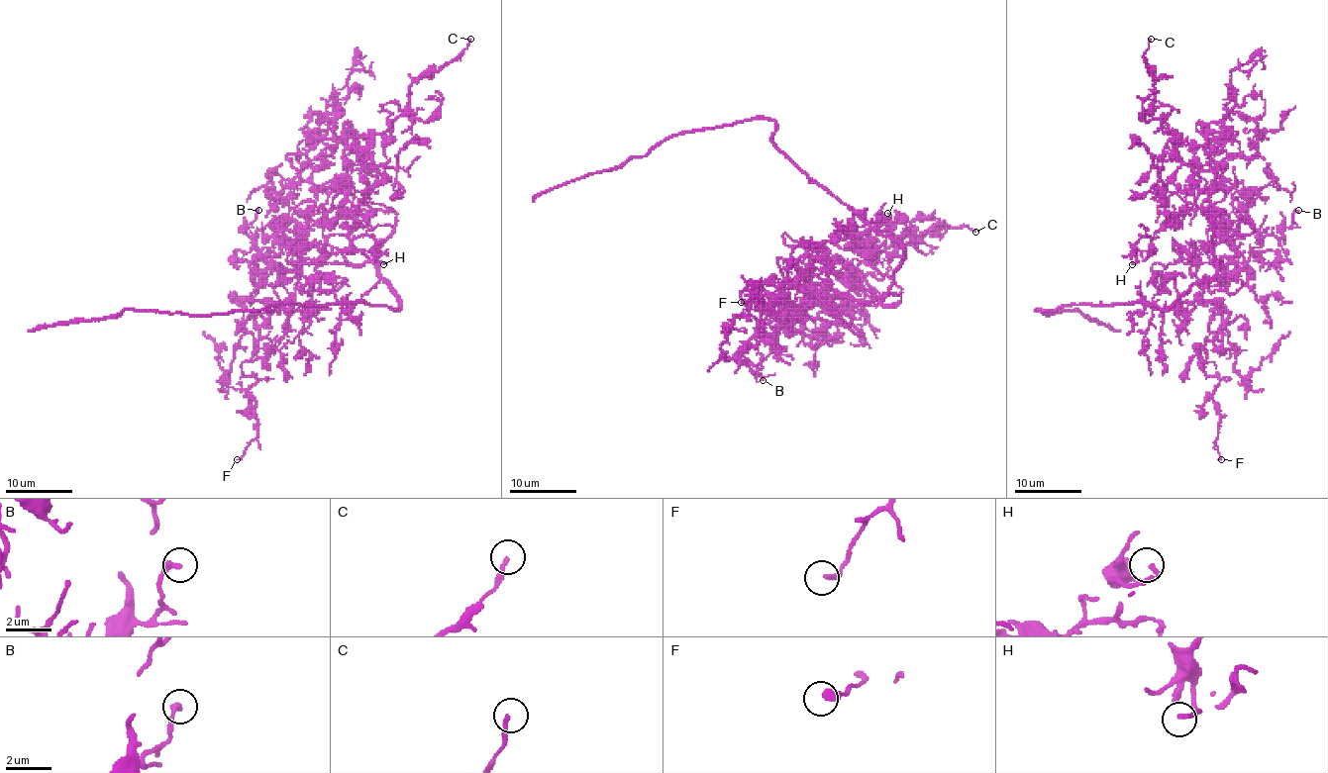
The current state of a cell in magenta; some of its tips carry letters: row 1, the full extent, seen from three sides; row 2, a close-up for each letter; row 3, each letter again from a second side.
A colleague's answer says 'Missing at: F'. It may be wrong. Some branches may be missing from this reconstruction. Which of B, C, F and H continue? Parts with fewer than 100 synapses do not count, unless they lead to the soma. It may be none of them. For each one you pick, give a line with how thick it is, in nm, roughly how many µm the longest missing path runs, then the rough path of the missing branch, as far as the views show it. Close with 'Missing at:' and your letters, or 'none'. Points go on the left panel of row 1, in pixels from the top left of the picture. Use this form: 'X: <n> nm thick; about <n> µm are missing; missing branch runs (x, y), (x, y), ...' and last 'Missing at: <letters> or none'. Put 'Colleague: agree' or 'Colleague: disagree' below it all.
Missing at: none
Colleague: disagree

